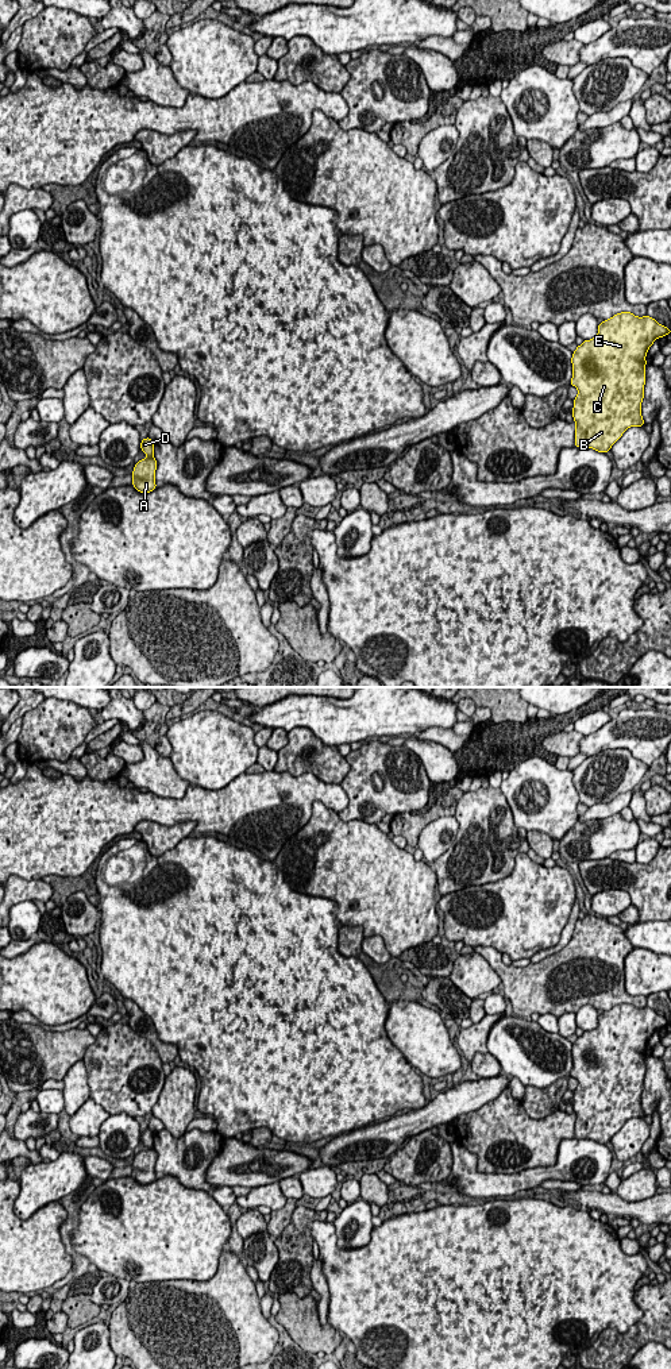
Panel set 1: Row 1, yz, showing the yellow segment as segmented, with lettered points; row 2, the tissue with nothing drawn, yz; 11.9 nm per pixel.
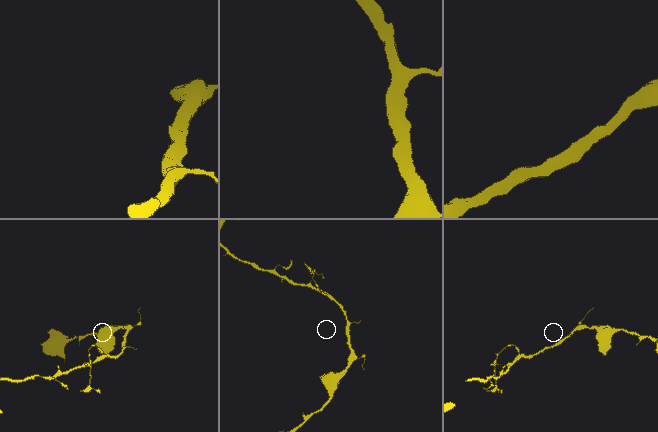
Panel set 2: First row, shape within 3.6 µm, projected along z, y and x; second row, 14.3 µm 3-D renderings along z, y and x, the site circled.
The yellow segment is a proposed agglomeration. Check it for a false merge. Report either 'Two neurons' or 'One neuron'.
Two neurons

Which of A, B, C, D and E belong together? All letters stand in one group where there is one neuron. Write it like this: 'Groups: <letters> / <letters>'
Groups: A B C E / D

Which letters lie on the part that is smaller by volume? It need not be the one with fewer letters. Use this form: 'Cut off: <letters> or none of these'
Cut off: D

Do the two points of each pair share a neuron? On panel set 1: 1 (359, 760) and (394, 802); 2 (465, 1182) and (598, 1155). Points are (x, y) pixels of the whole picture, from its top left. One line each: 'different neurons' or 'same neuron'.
1: same neuron
2: same neuron

